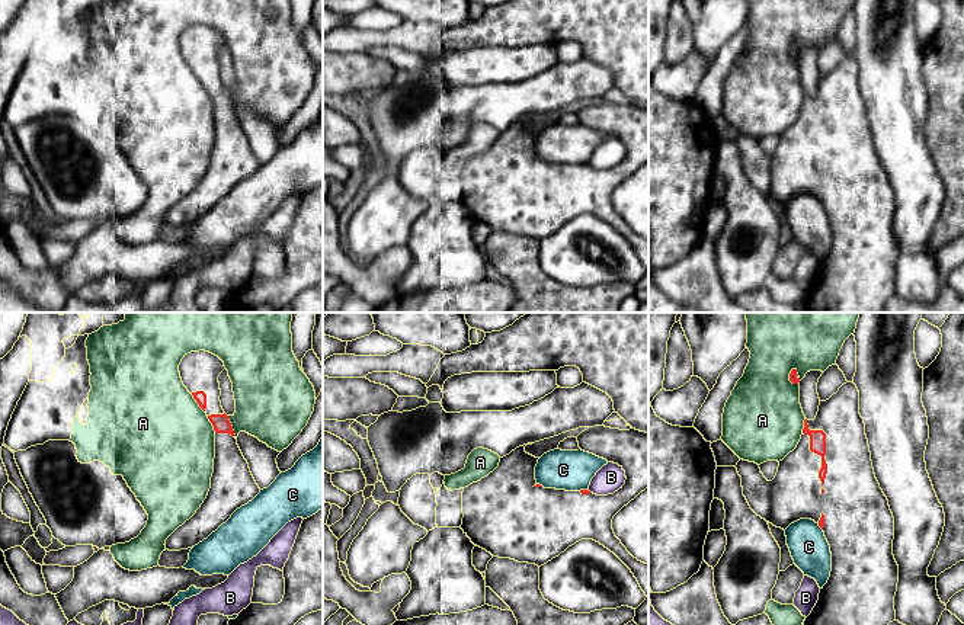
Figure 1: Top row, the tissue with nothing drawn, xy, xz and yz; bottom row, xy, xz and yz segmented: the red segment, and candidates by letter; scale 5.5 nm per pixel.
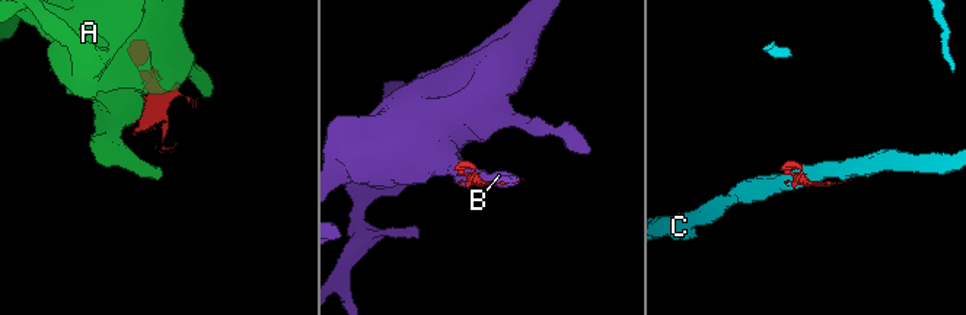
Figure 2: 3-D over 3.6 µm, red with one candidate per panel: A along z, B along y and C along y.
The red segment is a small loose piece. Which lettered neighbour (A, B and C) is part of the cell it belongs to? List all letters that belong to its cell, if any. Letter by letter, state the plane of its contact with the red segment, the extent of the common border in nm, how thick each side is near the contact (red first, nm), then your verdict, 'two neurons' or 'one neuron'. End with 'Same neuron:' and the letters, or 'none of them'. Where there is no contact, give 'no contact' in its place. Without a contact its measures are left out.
A: xy | 130 nm | 100/400 nm | two neurons
B: no contact | two neurons
C: xz | 50 nm | 30/220 nm | two neurons
Same neuron: none of them

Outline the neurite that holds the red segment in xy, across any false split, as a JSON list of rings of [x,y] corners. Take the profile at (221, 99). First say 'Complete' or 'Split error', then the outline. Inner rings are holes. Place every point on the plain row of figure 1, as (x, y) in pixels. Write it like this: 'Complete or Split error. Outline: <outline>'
Split error. Outline: [[[205,25],[185,29],[179,39],[183,60],[214,100],[215,132],[208,170],[196,188],[166,214],[169,225],[198,219],[260,167],[221,81],[218,51],[224,44],[224,36]]]

